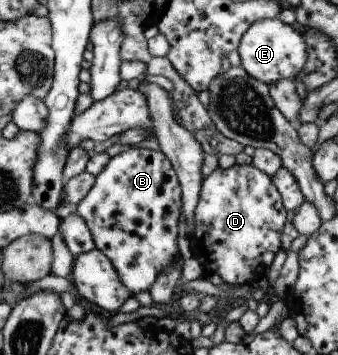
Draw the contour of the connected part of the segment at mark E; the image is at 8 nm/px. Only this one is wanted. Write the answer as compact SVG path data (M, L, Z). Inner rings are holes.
M261 19L252 23L243 33L236 49L241 59L241 66L251 77L266 83L268 86L281 79L296 79L302 67L307 63L307 43L301 33L291 25L279 20Z

